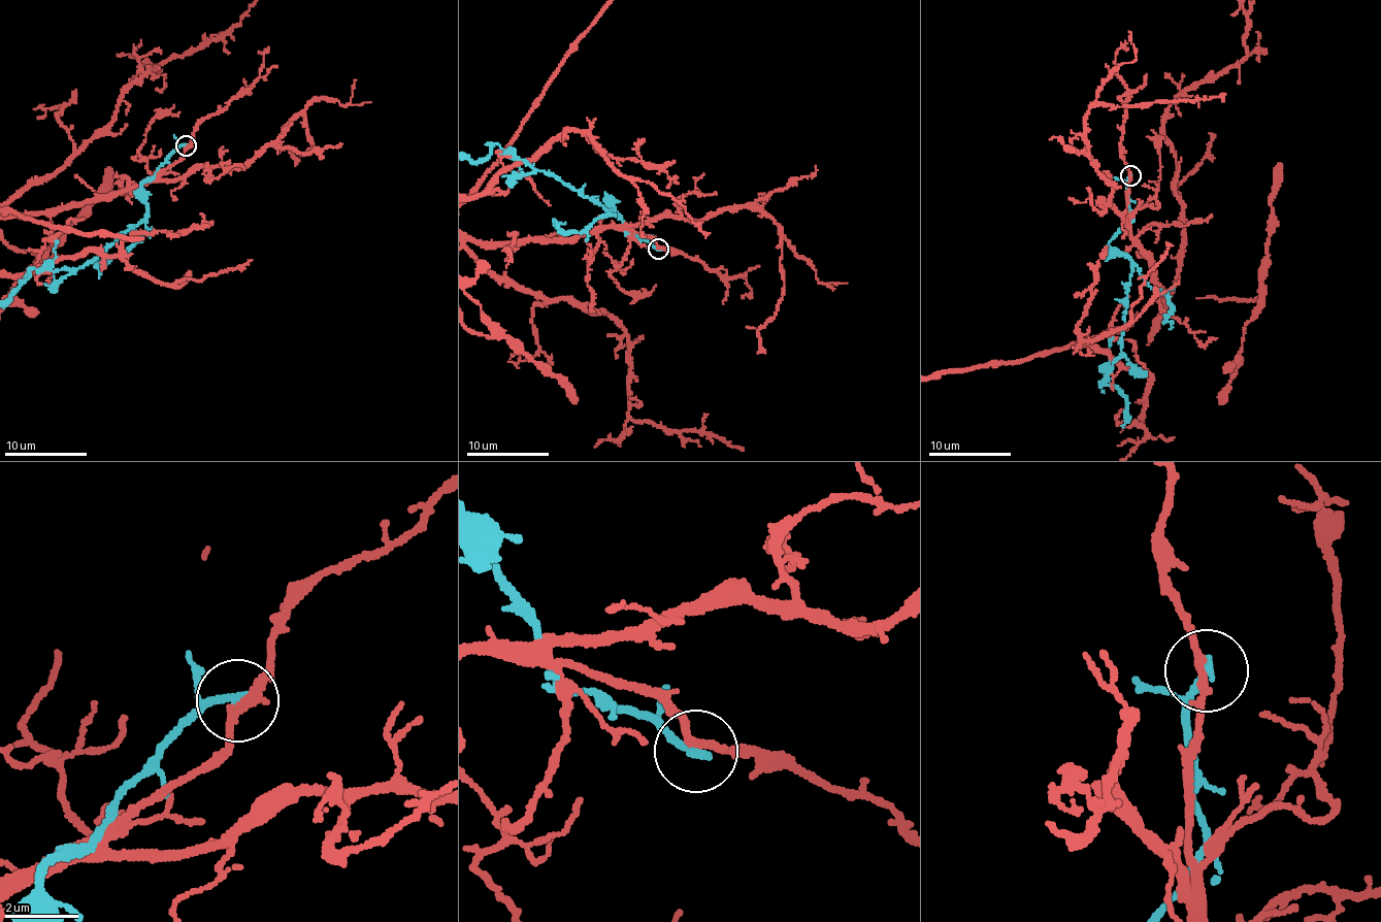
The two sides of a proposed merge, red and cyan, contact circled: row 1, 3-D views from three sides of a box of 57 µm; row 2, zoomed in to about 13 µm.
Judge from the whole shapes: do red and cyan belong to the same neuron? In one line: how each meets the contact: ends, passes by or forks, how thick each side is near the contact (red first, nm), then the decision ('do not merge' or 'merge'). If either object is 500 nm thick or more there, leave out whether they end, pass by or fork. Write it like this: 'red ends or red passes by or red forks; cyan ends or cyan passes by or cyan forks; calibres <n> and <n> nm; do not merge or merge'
red passes by; cyan ends; calibres 220 and 260 nm; do not merge

